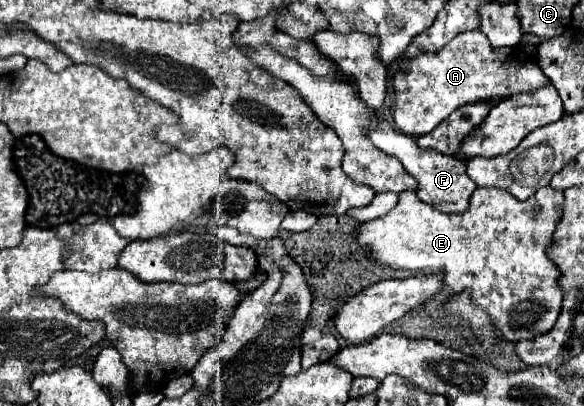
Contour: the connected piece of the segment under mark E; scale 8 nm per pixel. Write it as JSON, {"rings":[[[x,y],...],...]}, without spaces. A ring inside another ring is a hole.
{"rings":[[[550,186],[536,190],[524,202],[512,198],[508,190],[500,188],[476,188],[470,196],[470,208],[464,214],[444,214],[422,202],[414,190],[404,190],[400,202],[386,216],[364,222],[358,228],[358,242],[370,250],[370,254],[382,264],[406,270],[424,270],[440,272],[444,270],[444,282],[452,286],[454,292],[470,290],[472,304],[486,310],[494,326],[510,342],[532,340],[540,334],[546,334],[554,328],[556,318],[562,310],[562,288],[558,286],[560,270],[546,256],[546,250],[552,246],[556,224],[562,216],[564,192]]]}

